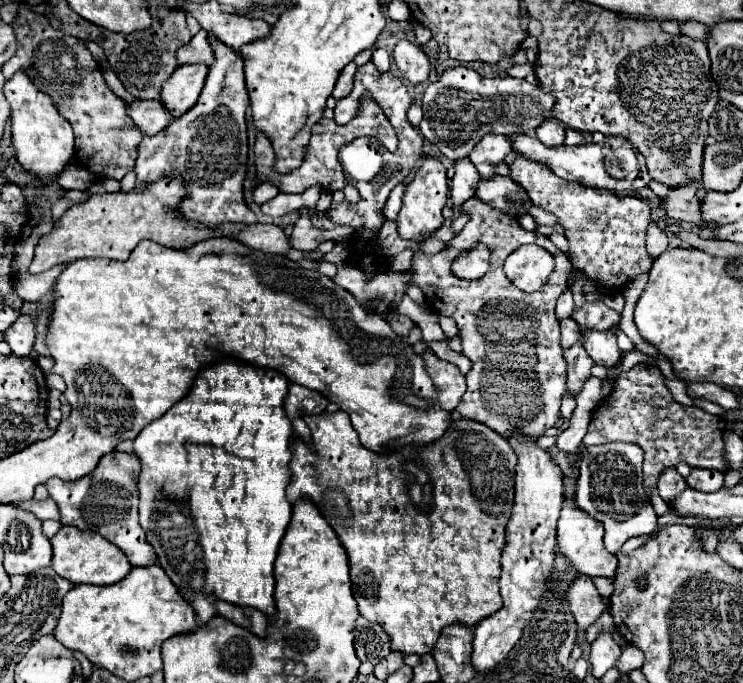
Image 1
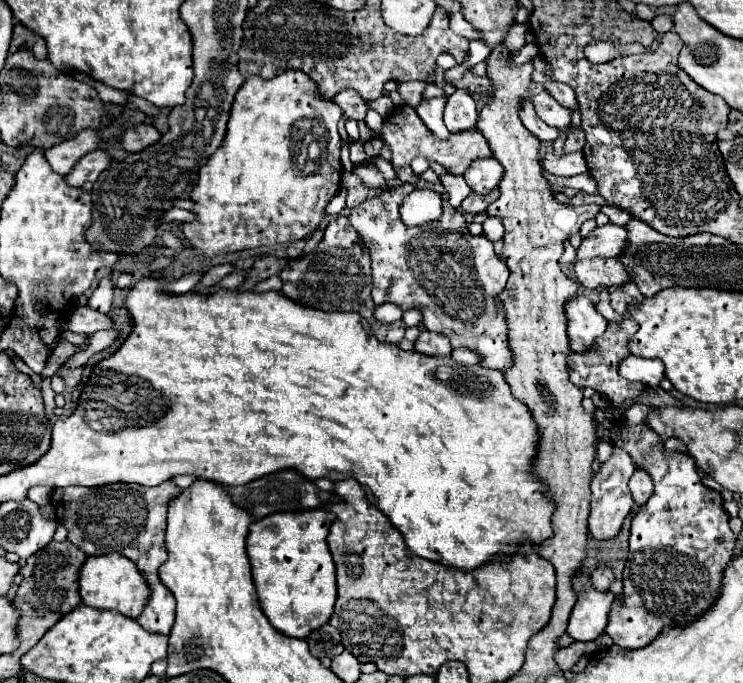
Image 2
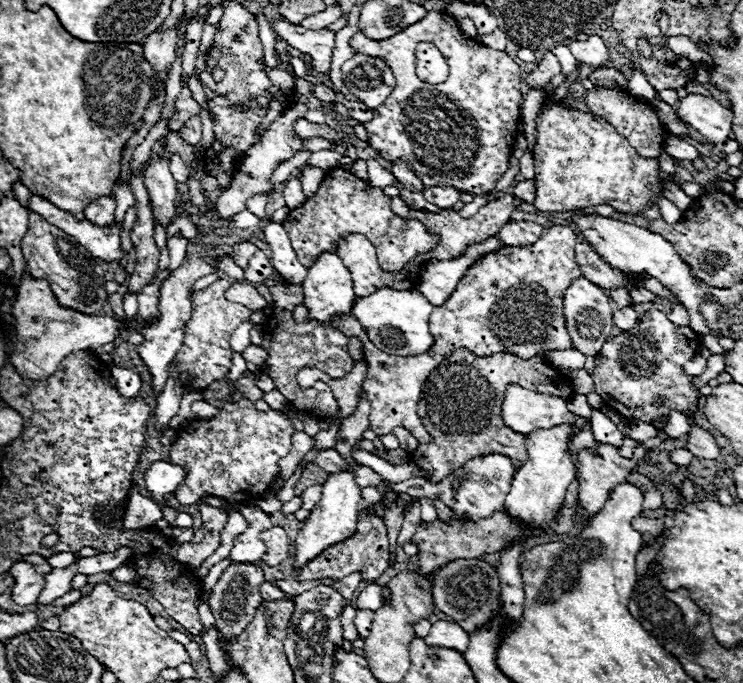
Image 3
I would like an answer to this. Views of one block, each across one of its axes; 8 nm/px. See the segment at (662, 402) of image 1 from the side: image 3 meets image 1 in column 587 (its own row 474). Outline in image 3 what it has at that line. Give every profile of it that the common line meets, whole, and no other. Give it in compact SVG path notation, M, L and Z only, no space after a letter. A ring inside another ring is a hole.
M458 348L430 374L428 382L424 384L418 416L432 434L432 442L418 444L410 460L422 470L432 468L432 482L440 482L444 476L448 476L448 472L462 468L472 456L486 456L488 452L504 452L504 456L512 456L514 462L526 462L526 438L512 432L500 420L500 406L510 382L542 394L554 394L564 400L572 396L570 378L562 372L556 374L556 370L548 366L542 356L522 360L516 354L494 354L486 358L476 356L466 348Z

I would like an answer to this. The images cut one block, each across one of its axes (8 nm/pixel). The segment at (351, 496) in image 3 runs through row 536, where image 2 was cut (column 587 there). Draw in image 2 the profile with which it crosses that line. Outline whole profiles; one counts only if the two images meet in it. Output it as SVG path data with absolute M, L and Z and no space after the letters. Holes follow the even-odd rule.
M574 296L564 304L564 314L568 320L568 342L572 352L584 352L594 346L594 340L602 336L608 320L594 308L588 296Z

